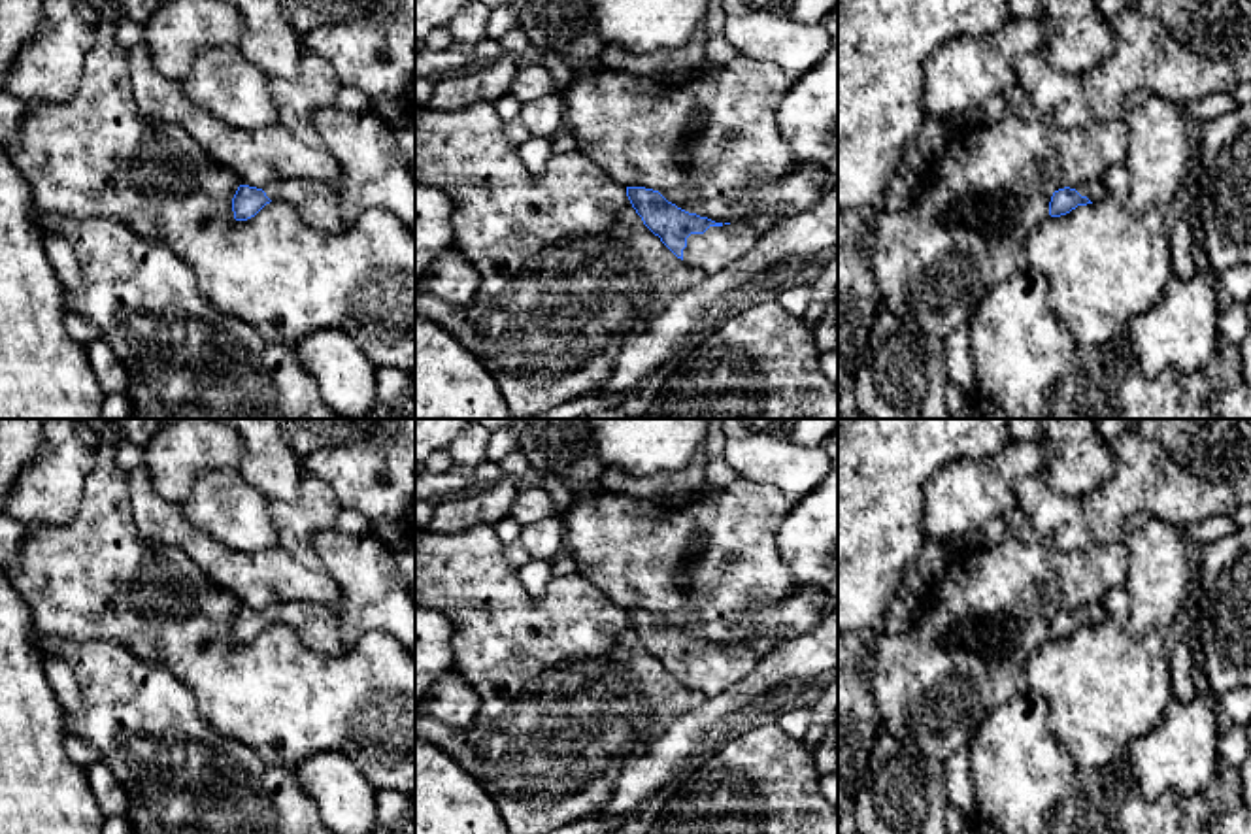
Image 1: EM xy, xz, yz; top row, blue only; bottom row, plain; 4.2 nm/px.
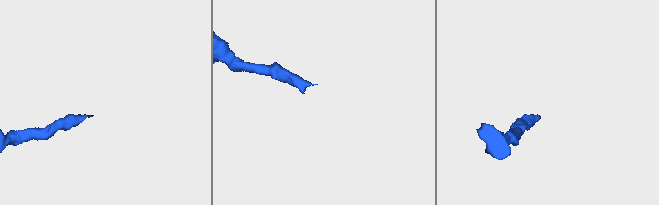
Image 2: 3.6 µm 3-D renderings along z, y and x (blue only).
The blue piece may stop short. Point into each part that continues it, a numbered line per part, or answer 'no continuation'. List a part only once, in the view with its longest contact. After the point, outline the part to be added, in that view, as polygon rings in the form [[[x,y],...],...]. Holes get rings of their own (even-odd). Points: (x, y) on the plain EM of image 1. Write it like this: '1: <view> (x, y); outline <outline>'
1: xz (712, 674); outline [[[743,643],[709,649],[704,657],[691,657],[687,660],[683,683],[700,691],[704,698],[713,698],[751,674],[759,659],[760,657]]]

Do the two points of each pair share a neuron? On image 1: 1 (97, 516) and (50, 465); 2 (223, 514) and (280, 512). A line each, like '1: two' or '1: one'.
1: two
2: two

